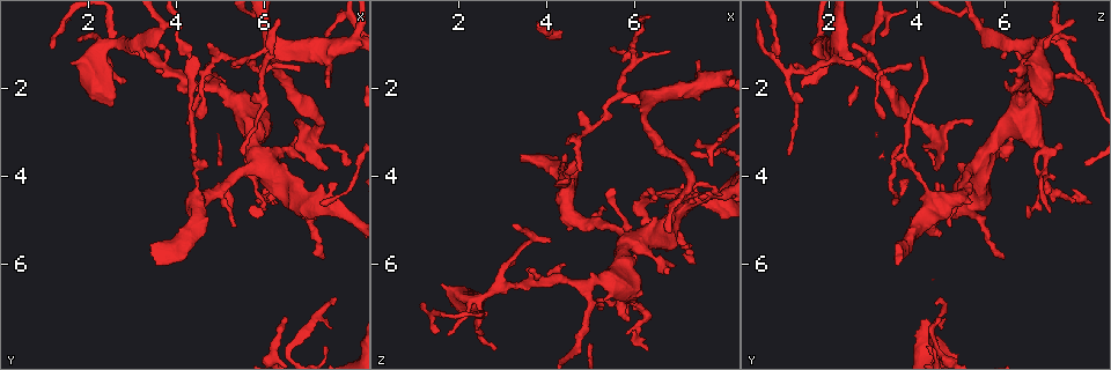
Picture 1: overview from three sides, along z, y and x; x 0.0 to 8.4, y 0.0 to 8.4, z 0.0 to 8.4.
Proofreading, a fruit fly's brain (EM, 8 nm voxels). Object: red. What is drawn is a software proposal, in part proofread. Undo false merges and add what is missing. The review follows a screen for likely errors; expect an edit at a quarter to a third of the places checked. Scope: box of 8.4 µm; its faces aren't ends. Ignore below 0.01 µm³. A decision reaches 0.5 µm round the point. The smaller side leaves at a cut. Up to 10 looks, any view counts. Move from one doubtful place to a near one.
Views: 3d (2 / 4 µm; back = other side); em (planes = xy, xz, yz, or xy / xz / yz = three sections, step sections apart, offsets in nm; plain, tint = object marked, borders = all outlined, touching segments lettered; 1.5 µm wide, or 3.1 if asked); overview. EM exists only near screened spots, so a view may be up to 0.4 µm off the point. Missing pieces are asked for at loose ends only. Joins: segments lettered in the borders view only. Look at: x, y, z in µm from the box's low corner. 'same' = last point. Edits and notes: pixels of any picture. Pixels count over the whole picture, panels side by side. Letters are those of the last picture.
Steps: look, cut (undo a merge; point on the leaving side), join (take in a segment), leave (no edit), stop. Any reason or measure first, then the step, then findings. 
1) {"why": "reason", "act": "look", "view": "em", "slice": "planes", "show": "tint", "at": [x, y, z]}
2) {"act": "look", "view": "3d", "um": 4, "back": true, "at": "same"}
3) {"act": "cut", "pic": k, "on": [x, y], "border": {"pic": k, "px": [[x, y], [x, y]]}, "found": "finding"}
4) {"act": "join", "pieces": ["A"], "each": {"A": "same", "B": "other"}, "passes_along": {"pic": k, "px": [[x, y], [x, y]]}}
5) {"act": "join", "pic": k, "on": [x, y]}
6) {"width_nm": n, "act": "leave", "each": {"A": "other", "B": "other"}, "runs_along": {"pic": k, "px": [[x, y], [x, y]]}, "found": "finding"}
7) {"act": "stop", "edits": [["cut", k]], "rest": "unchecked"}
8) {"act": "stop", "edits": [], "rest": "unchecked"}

{"why": "free end", "act": "look", "view": "3d", "um": 4, "at": [5.85, 3.35, 7.30]}

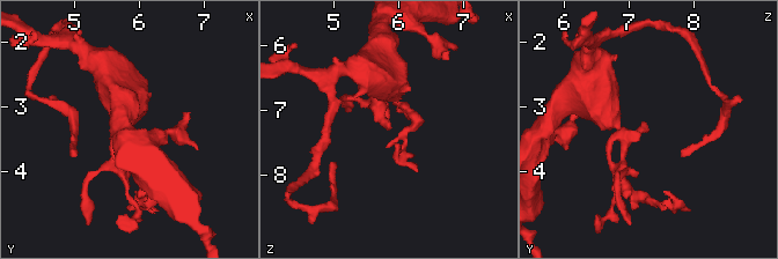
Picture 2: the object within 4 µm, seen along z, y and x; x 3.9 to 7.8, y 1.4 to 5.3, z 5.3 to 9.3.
{"act": "look", "view": "em", "slice": "planes", "show": "borders", "at": [5.85, 3.35, 7.30]}

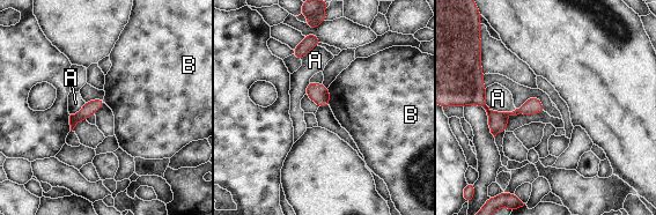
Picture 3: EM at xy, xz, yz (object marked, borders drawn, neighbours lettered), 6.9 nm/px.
{"act": "leave", "each": {"A": "other", "B": "other"}, "runs_along": {"pic": 3, "px": [[480, 87], [480, 101], [494, 116], [540, 109]]}, "found": "none of them fits"}

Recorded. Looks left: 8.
{"why": "small branch off a trunk", "act": "look", "view": "3d", "um": 4, "at": [5.90, 3.70, 5.50]}

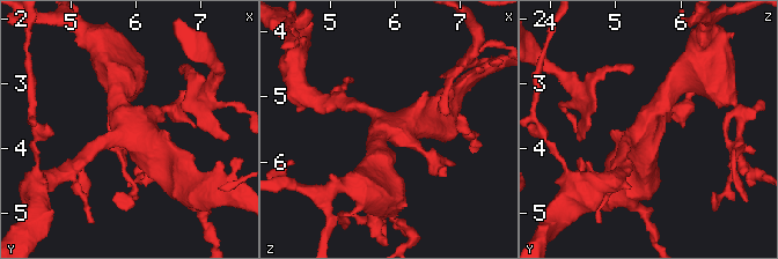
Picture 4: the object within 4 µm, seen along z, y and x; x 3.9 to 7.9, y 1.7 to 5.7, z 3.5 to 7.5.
{"arms": 4, "why": "now the EM", "act": "look", "view": "em", "slice": "planes", "show": "tint", "at": [5.80, 3.70, 5.40]}

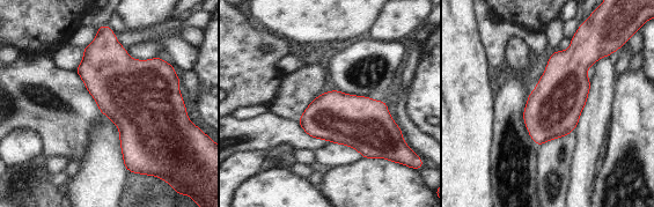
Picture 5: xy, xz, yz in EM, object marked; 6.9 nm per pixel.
{"act": "look", "view": "em", "slice": "planes", "show": "borders", "at": "same"}

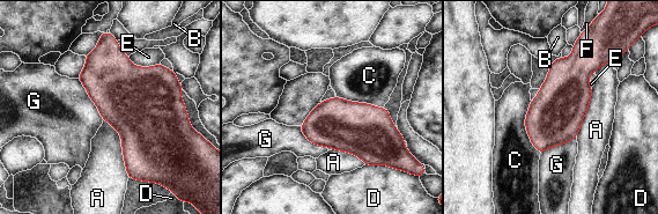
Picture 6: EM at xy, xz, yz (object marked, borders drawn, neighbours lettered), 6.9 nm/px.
{"act": "leave", "each": {"A": "other", "B": "other", "C": "other", "D": "other", "E": "other", "F": "other", "G": "other"}, "found": "continuous, no second neuron"}

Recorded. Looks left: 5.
{"why": "sharp bend", "act": "look", "view": "em", "slice": "xy", "step": 8, "show": "tint", "at": [3.75, 0.55, 5.40]}

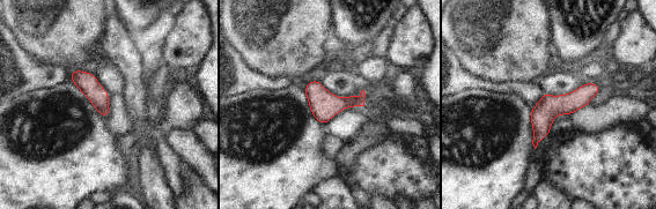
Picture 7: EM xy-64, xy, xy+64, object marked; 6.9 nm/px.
{"why": "cut it another way", "act": "look", "view": "em", "slice": "planes", "show": "tint", "at": "same"}

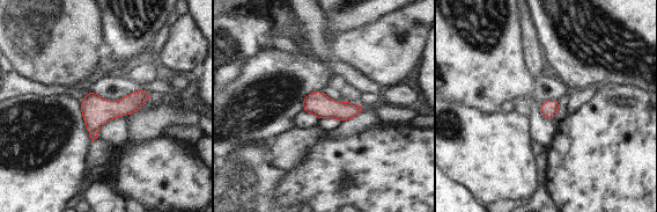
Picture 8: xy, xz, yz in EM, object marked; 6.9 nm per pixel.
{"why": "what lies round it", "act": "look", "view": "em", "slice": "planes", "show": "borders", "at": "same"}

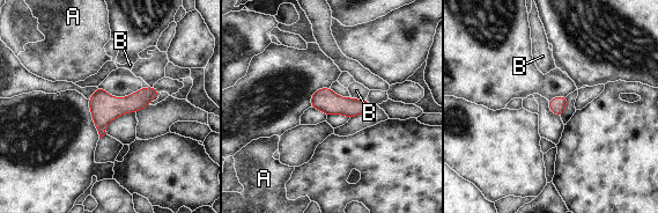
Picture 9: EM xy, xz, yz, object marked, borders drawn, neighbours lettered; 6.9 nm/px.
{"act": "leave", "each": {"A": "other", "B": "other"}, "found": "all the same neuron"}

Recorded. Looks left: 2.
{"why": "thin end", "act": "look", "view": "em", "slice": "xz", "step": 8, "show": "borders", "at": [2.85, 1.80, 7.95]}

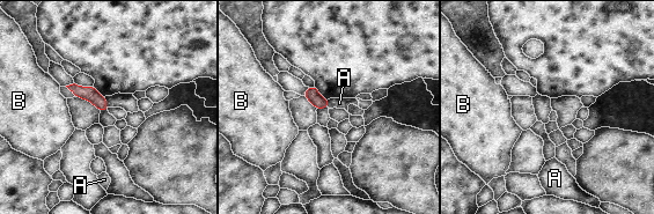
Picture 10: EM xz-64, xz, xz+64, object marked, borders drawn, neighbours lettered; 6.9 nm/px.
{"why": "cut it another way", "act": "look", "view": "em", "slice": "planes", "show": "borders", "at": "same"}

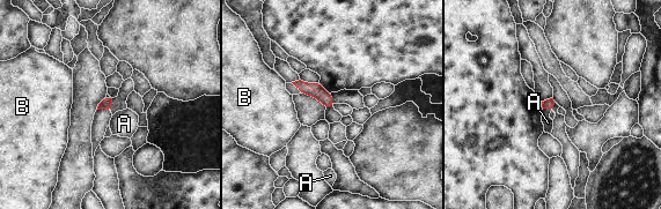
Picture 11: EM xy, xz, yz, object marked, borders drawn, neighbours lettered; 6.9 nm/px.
{"act": "leave", "each": {"A": "other", "B": "other"}, "border": {"pic": 11, "px": [[543, 107], [551, 109]]}, "found": "no lettered segment goes on from it"}

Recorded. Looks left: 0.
{"act": "stop", "edits": [], "rest": "unchecked"}

